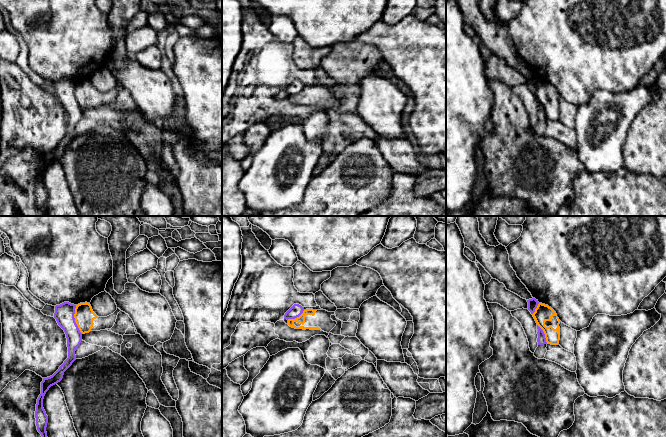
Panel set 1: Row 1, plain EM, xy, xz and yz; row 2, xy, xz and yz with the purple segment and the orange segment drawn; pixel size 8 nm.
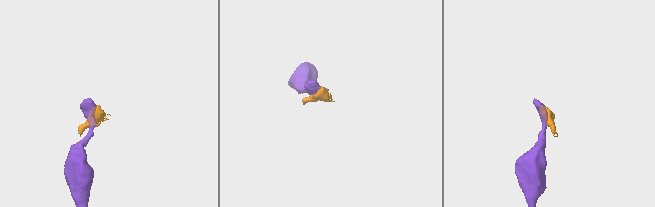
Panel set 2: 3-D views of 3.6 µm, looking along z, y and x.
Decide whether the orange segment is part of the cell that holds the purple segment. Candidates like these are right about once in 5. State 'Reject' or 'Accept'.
Reject

